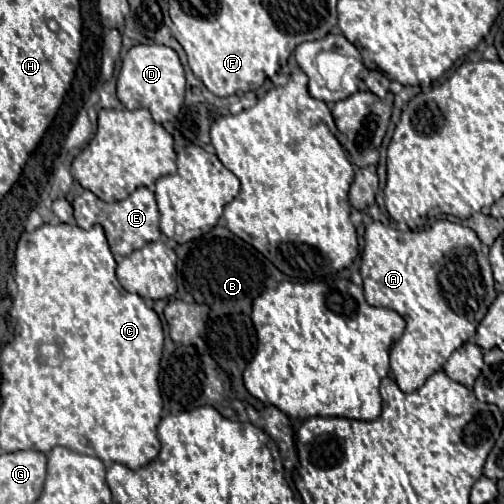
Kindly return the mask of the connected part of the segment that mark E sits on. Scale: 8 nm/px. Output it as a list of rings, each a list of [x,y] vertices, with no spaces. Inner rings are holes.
[[[138,187],[132,195],[128,195],[124,201],[118,201],[118,203],[96,201],[96,203],[90,203],[90,205],[92,205],[92,211],[96,213],[96,221],[104,227],[110,245],[112,245],[112,235],[118,233],[118,251],[112,251],[112,253],[130,255],[132,251],[144,247],[146,243],[158,241],[160,235],[162,235],[160,227],[158,227],[160,213],[158,213],[158,207],[156,207],[156,199],[154,199],[154,193],[146,187]]]

